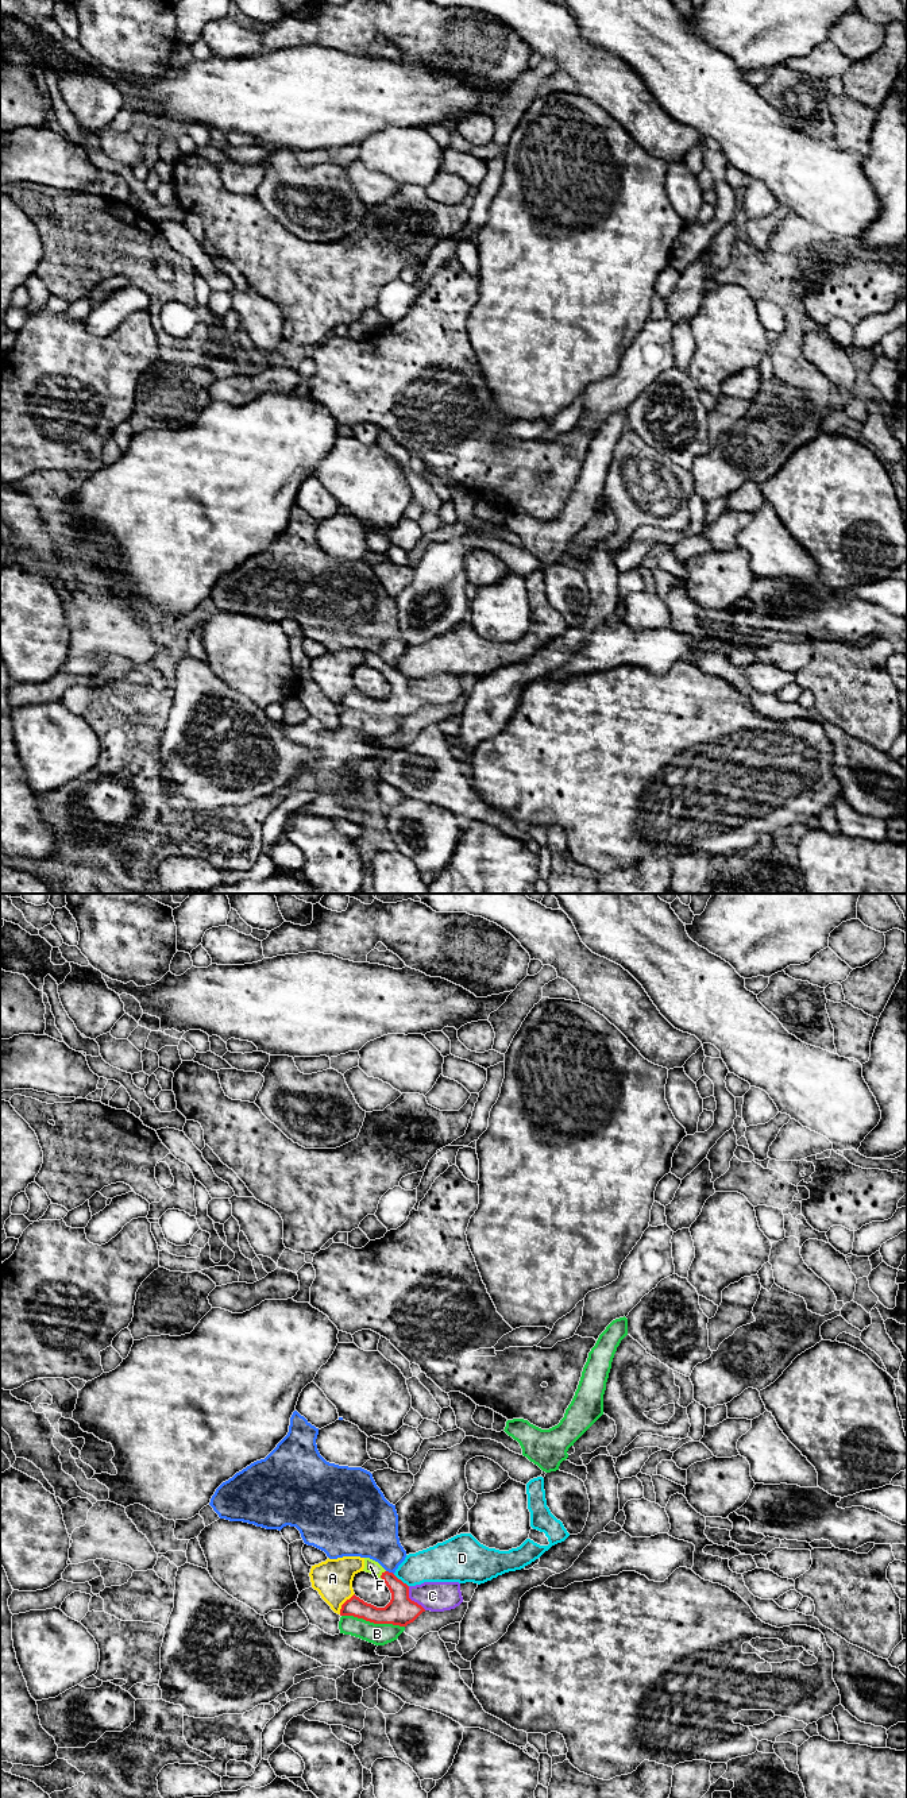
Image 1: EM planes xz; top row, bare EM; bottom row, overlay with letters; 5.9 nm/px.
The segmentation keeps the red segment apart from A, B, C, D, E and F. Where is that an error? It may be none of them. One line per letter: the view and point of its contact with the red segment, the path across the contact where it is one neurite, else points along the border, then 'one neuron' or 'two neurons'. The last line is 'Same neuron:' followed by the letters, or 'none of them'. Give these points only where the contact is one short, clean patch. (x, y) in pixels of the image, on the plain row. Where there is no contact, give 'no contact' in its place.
A: xz (343, 697) | two neurons
B: xz (373, 714) | two neurons
C: xz (410, 693) | along xz (408, 679), (408, 689), (425, 702) | two neurons
D: xz (400, 672) | along xz (393, 667), (408, 679) | two neurons
E: xz (390, 666) | along xz (386, 663), (393, 667) | two neurons
F: xz (382, 667) | across xz (401, 703), (400, 683), (382, 667), (370, 659) | one neuron
Same neuron: F

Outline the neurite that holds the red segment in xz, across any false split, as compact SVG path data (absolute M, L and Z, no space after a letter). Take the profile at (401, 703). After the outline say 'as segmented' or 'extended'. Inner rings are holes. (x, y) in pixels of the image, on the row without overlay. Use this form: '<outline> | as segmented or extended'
M364 651L363 664L381 671L391 686L391 692L385 701L364 695L355 687L340 702L340 709L354 709L374 717L393 717L406 719L425 702L409 691L409 679L393 665L386 664L378 655Z | extended

